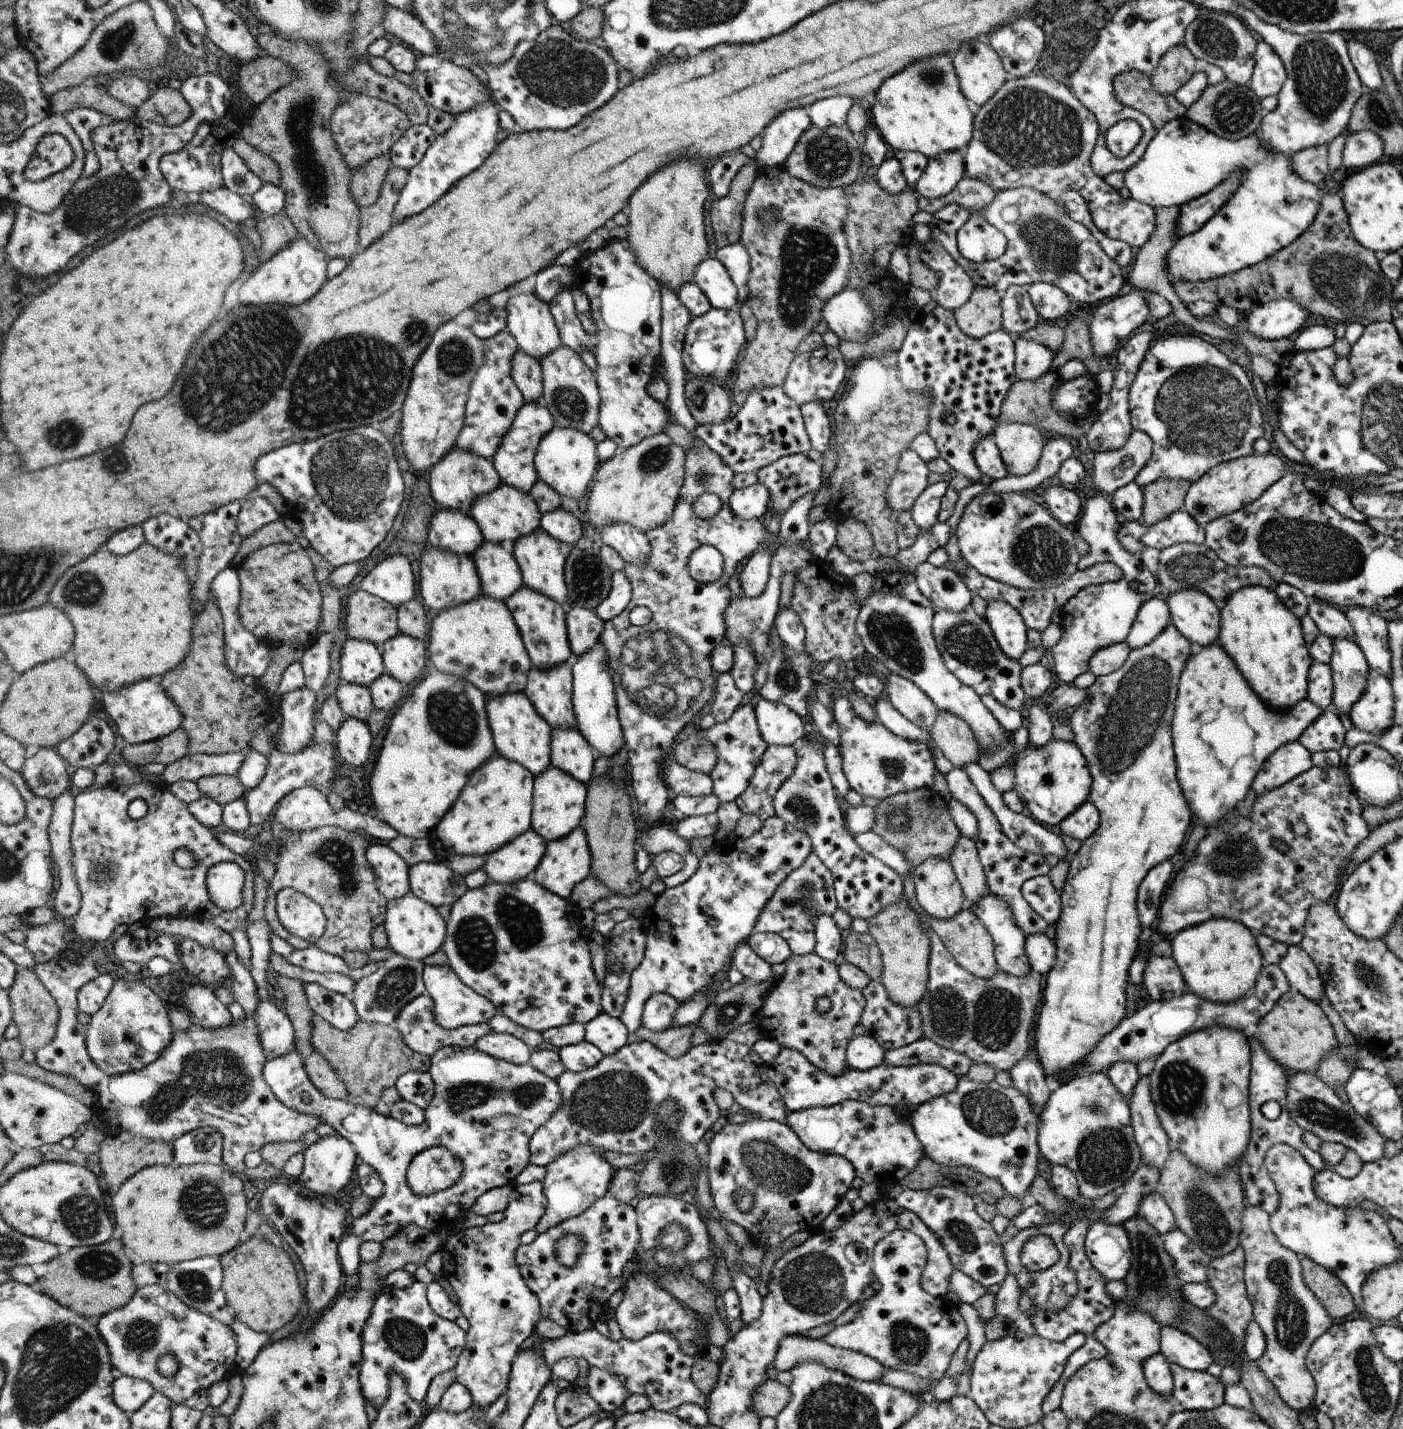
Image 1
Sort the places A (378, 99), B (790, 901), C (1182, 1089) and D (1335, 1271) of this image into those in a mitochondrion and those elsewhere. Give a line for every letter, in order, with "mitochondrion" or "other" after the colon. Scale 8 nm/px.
A: other
B: mitochondrion
C: mitochondrion
D: other

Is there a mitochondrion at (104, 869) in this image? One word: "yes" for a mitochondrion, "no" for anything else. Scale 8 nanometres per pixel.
yes

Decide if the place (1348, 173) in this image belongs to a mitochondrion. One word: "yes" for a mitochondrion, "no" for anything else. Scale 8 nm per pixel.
no

